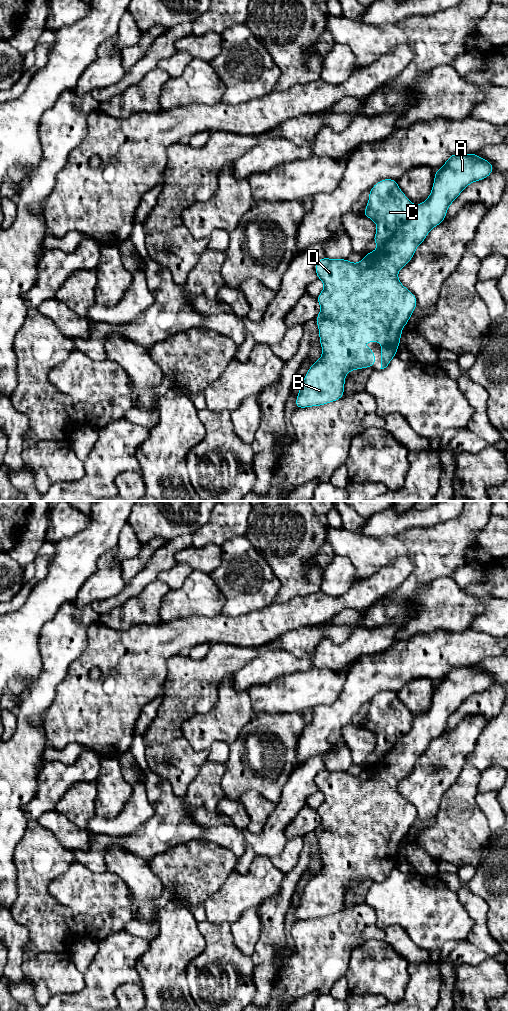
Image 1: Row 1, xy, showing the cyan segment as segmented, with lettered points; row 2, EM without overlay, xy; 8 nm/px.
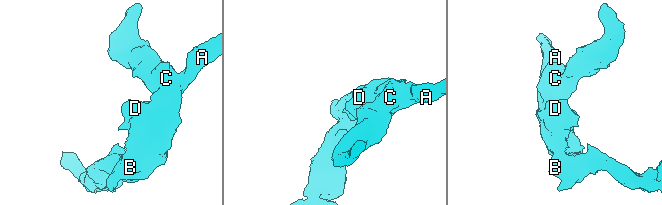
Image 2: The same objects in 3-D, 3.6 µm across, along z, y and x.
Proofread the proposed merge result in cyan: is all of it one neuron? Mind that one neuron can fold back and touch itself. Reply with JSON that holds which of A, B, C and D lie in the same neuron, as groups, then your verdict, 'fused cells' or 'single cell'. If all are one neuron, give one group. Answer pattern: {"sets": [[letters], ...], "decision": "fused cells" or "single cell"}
{"sets": [["A", "B", "D"], ["C"]], "decision": "fused cells"}

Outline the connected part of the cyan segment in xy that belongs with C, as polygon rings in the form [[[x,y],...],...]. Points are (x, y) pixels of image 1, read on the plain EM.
[[[382,691],[369,703],[369,712],[362,725],[376,735],[377,742],[373,750],[378,758],[408,733],[414,716],[399,700],[396,691]]]

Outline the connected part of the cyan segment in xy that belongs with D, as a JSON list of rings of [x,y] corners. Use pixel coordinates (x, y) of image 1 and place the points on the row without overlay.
[[[475,665],[450,667],[444,677],[435,682],[434,695],[429,709],[421,716],[414,717],[410,731],[387,749],[378,760],[367,765],[359,775],[352,775],[347,771],[321,770],[315,784],[318,791],[324,795],[324,801],[316,810],[321,821],[315,833],[319,841],[319,851],[322,868],[314,874],[306,885],[295,913],[296,920],[322,918],[343,910],[345,889],[352,882],[371,880],[375,876],[374,862],[364,858],[364,854],[381,855],[381,880],[386,880],[396,868],[402,840],[417,819],[415,807],[402,797],[398,791],[398,784],[412,771],[417,759],[426,751],[428,745],[440,737],[446,729],[448,719],[458,710],[461,704],[471,695],[481,693],[494,683],[493,677]]]

